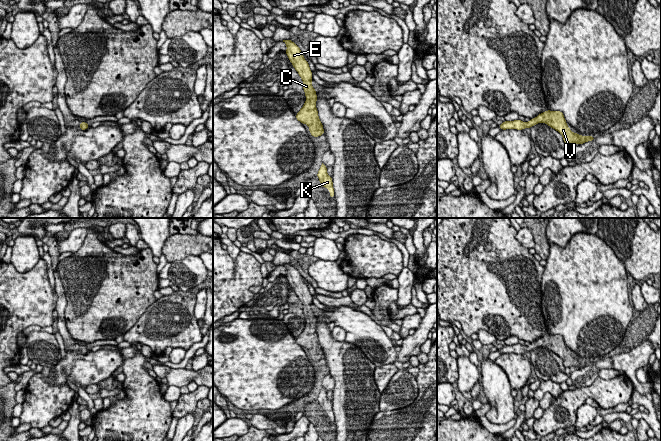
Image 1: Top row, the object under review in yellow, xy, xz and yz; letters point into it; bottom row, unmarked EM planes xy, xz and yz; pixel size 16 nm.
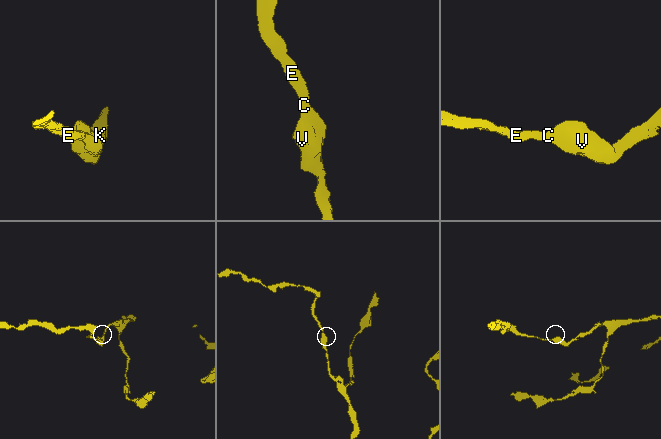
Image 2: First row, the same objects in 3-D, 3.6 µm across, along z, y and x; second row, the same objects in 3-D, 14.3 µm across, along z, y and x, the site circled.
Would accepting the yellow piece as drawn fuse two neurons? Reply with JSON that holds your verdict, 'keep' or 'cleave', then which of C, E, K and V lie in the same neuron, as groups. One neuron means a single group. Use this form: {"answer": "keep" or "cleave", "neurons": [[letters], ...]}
{"answer": "keep", "neurons": [["C", "E", "K", "V"]]}

